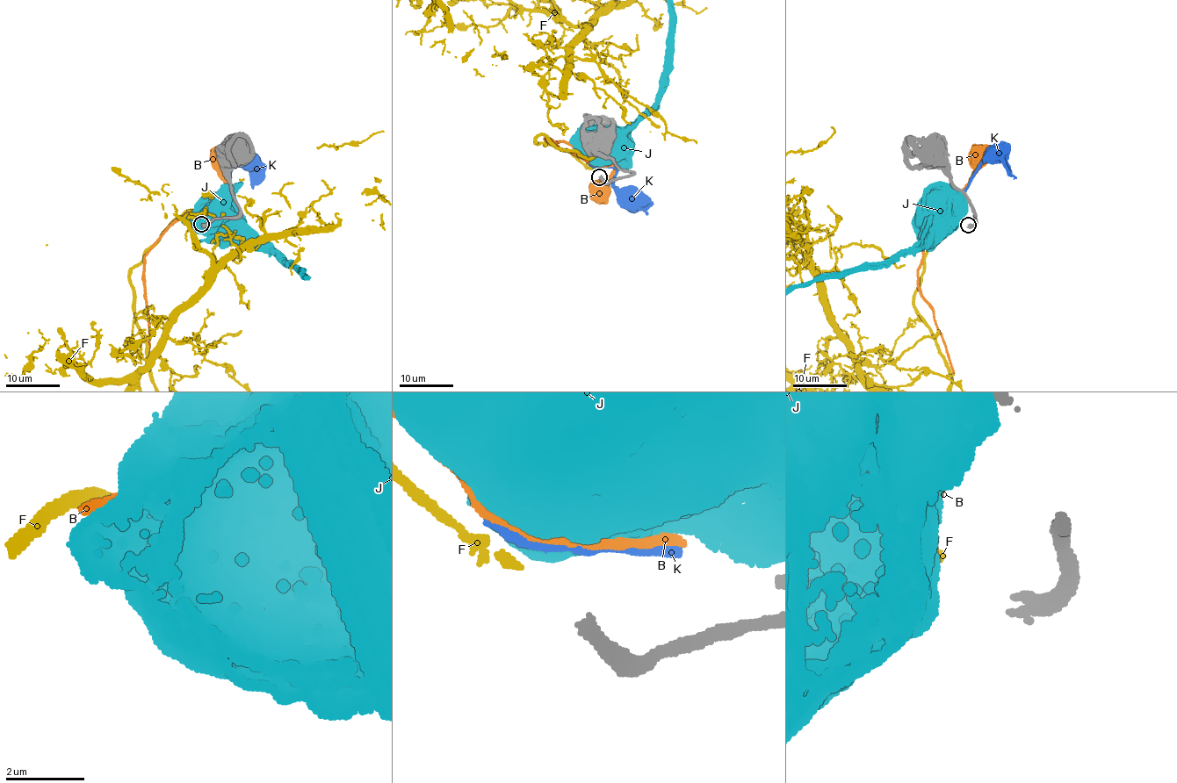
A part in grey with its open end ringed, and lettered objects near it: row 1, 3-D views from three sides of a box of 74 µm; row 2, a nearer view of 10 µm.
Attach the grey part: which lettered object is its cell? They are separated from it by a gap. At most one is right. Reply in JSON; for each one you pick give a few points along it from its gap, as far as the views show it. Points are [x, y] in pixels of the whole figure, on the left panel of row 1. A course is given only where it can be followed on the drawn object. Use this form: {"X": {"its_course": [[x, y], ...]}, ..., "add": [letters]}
{"add": ["F"]}

